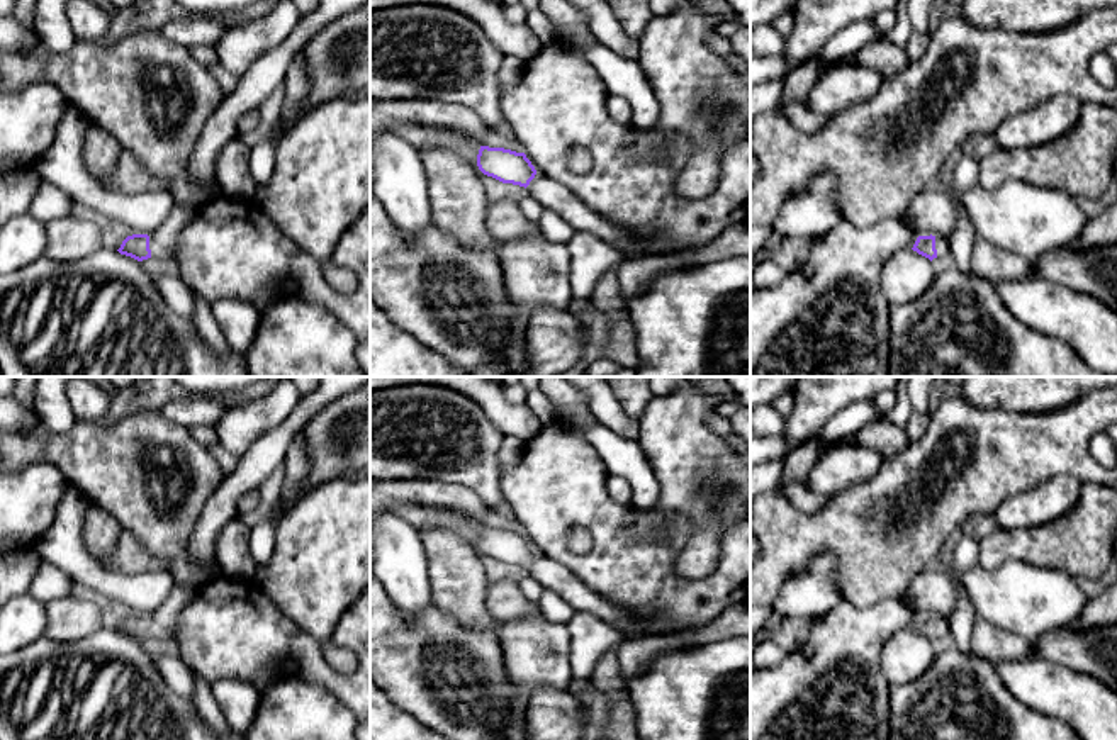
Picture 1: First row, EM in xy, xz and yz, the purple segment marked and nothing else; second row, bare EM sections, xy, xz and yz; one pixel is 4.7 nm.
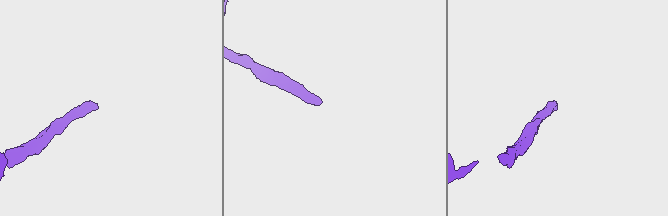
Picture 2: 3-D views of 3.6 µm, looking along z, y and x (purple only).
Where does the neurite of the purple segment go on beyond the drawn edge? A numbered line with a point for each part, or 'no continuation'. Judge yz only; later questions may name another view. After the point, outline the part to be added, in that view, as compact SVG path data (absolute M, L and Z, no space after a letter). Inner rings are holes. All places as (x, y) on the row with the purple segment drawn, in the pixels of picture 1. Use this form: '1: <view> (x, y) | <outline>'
1: yz (942, 245) | M935 234L935 249L937 249L937 258L949 256L951 255L949 238Z

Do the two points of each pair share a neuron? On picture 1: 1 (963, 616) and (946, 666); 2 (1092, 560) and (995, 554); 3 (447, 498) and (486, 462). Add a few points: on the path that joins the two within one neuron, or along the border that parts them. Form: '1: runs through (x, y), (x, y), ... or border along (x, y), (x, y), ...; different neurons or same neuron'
1: border along (953, 644), (961, 652), (971, 654); different neurons
2: runs through (1068, 547), (1019, 547); same neuron
3: border along (421, 477), (464, 484), (489, 508); different neurons

